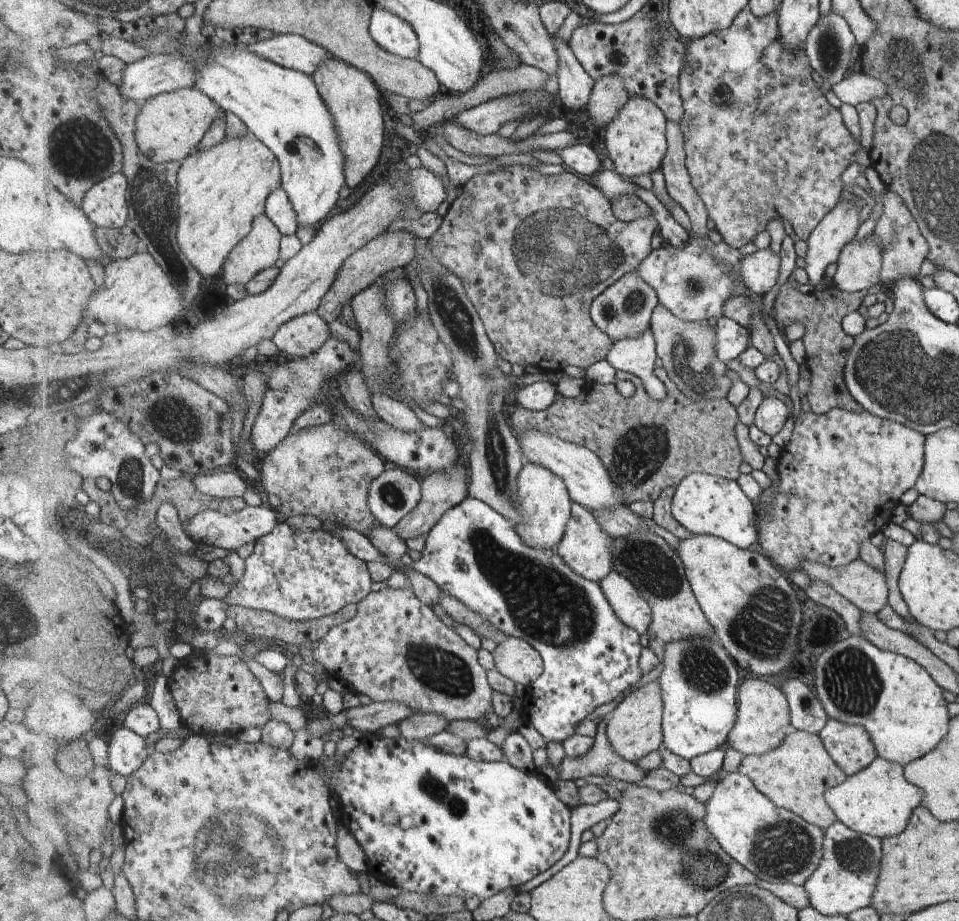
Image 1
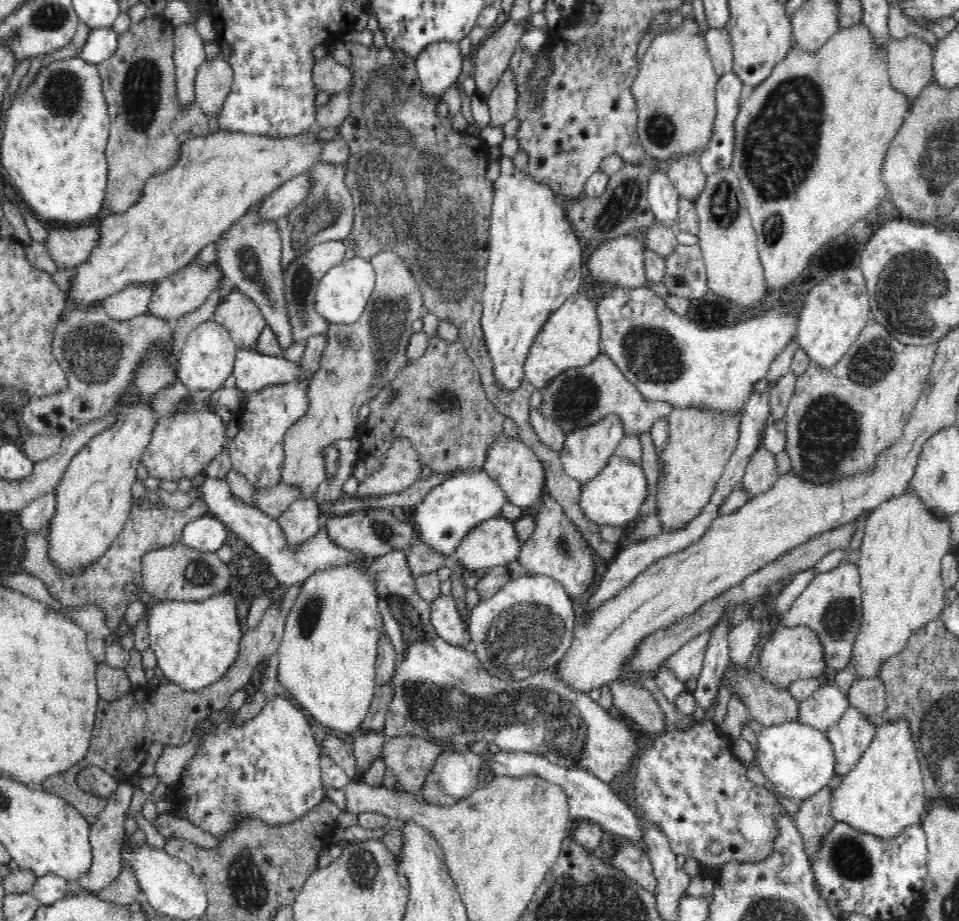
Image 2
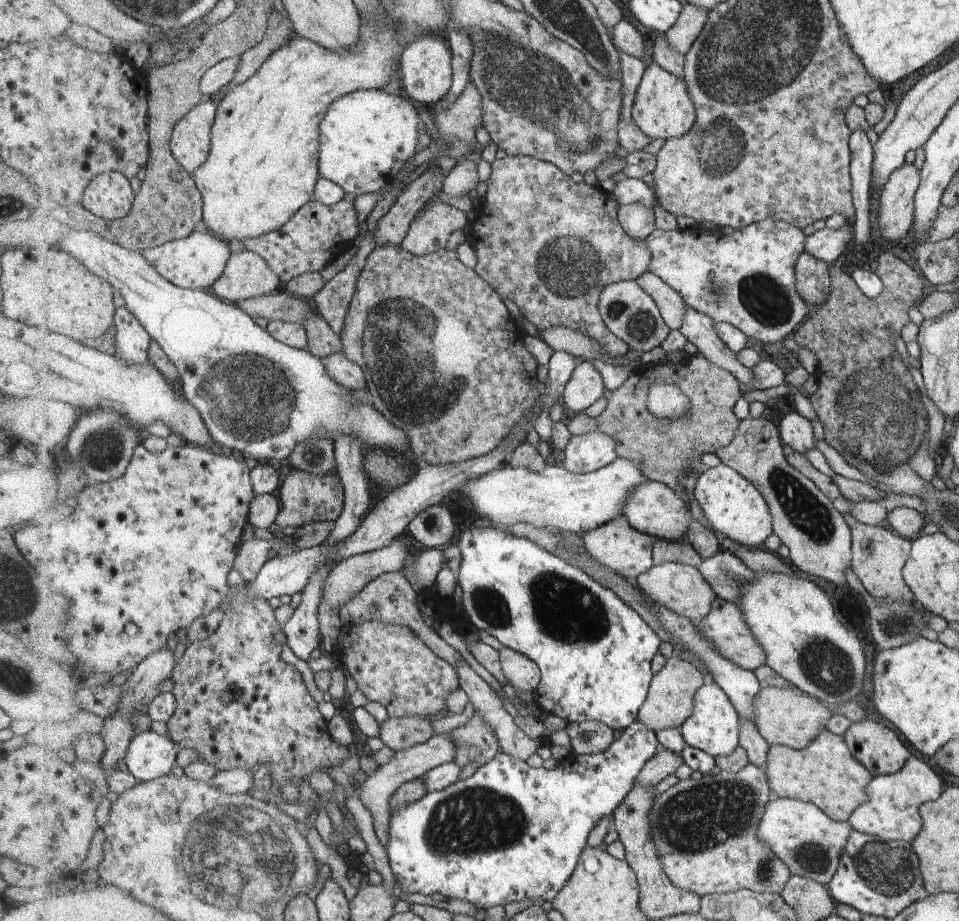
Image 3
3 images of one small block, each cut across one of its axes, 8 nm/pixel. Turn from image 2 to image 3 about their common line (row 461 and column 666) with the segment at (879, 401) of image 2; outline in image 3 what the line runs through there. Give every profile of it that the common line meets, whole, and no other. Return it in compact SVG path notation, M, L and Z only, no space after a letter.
M750 763L740 772L721 771L715 776L703 776L700 780L688 778L660 794L654 800L650 813L653 842L665 863L665 872L676 888L697 893L702 898L714 893L750 889L757 893L782 894L791 879L787 864L778 858L768 845L759 841L757 830L766 812L766 805L773 795L766 772Z

